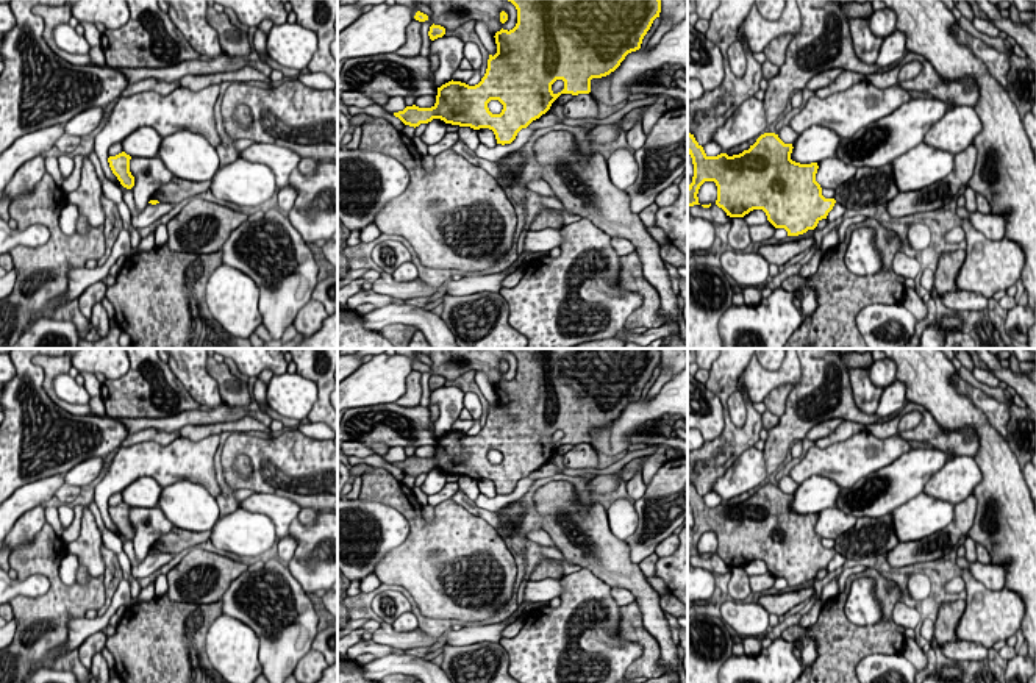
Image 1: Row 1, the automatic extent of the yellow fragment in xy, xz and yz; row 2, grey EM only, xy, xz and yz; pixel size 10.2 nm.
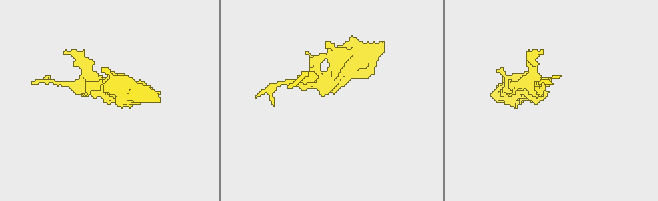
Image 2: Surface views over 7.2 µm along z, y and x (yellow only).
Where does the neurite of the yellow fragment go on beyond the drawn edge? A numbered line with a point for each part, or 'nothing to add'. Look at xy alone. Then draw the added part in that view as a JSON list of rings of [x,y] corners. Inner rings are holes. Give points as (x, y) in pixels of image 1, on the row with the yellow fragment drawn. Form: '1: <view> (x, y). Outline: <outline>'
1: xy (177, 189). Outline: [[[173,177],[169,183],[158,188],[152,194],[150,200],[178,205],[183,200],[198,197],[200,194],[209,191],[209,184],[209,181],[191,181]]]

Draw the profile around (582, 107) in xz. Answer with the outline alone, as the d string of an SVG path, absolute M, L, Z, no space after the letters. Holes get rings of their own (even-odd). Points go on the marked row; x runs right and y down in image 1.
M578 94L563 105L563 113L567 119L598 119L598 105L591 94Z

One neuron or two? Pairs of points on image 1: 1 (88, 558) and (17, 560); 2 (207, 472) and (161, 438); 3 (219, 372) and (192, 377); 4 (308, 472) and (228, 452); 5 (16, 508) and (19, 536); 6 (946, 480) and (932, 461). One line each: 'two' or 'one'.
1: two
2: two
3: two
4: one
5: two
6: two

